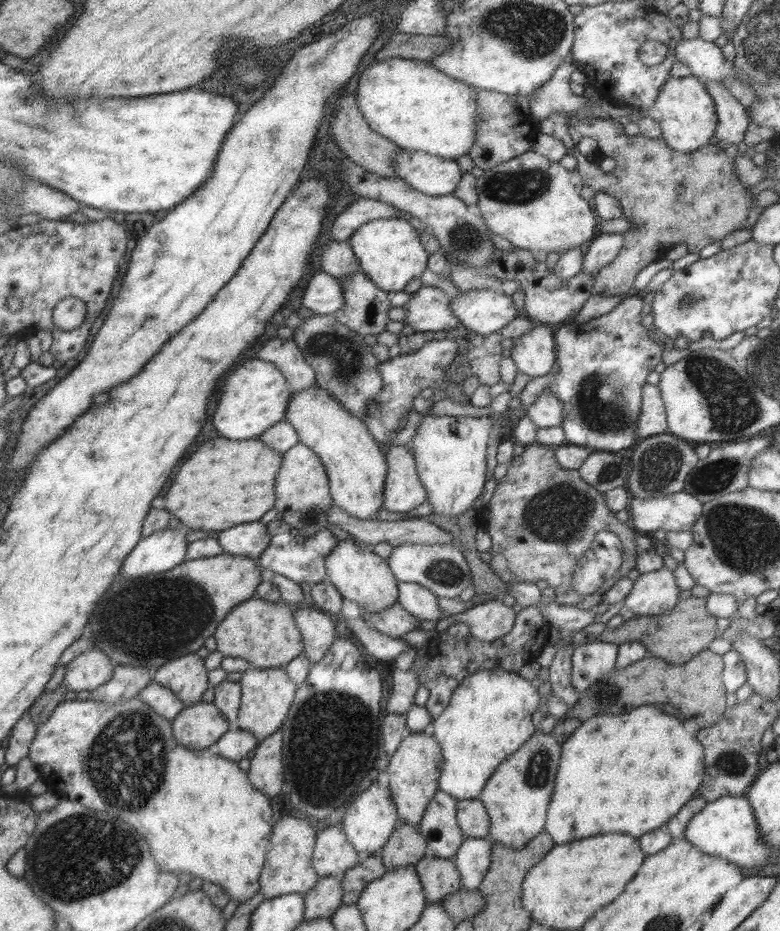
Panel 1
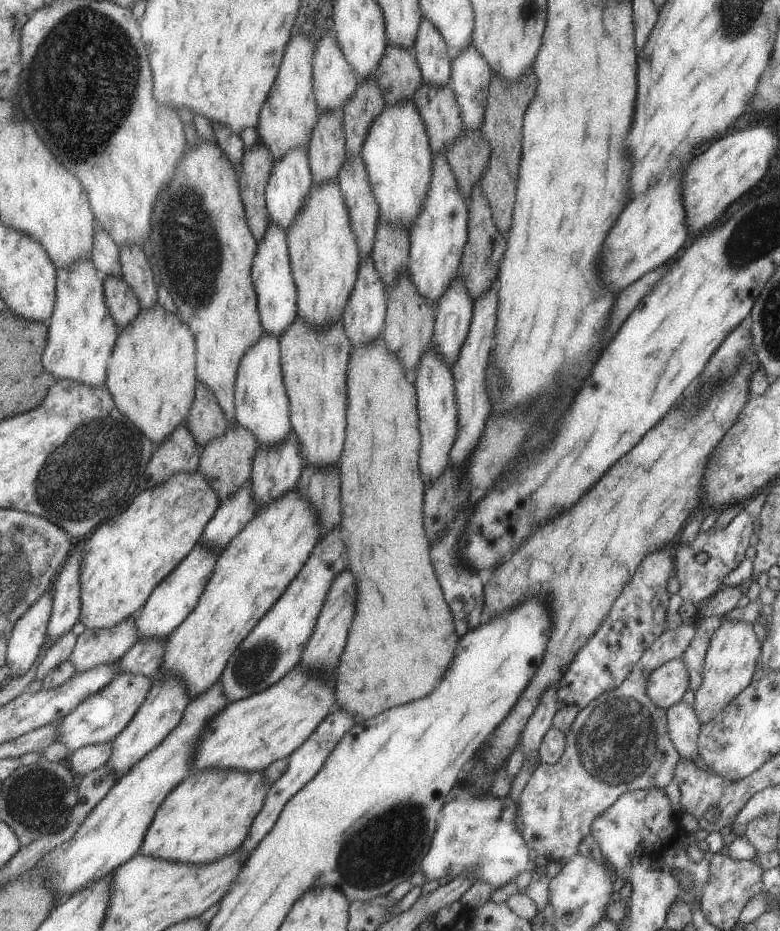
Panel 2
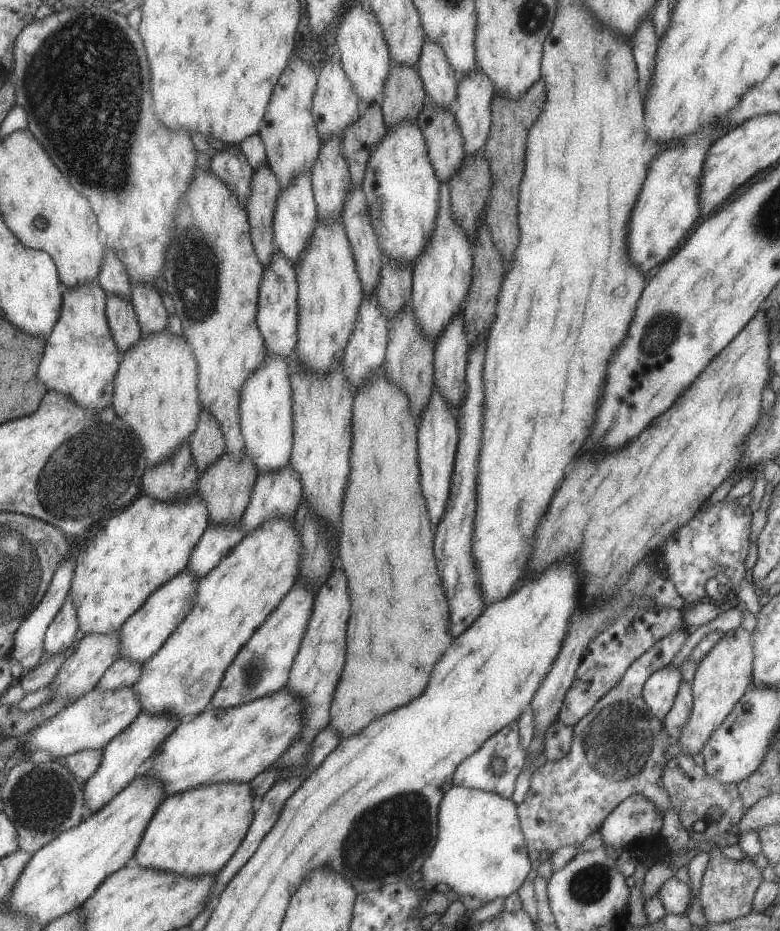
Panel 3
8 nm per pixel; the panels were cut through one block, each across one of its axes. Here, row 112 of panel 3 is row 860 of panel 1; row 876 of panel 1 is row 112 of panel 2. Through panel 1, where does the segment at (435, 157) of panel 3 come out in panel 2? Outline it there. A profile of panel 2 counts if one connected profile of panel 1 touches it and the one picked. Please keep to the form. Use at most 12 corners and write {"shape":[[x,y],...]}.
{"shape":[[423,82],[412,101],[432,154],[463,132],[449,85]]}

